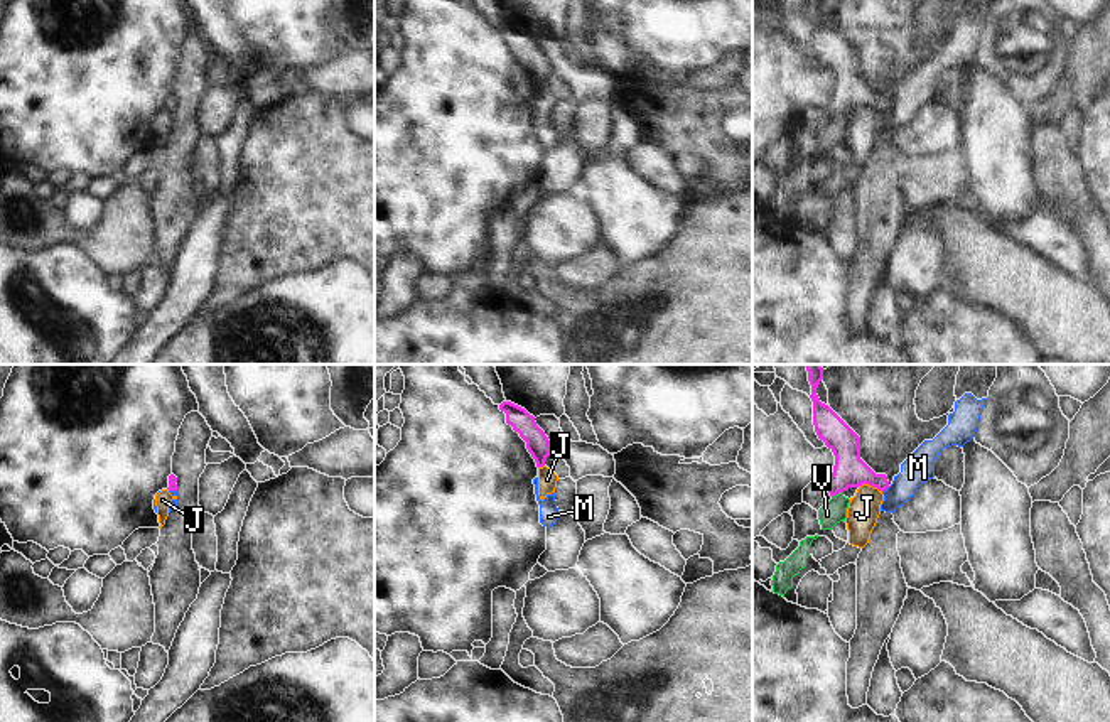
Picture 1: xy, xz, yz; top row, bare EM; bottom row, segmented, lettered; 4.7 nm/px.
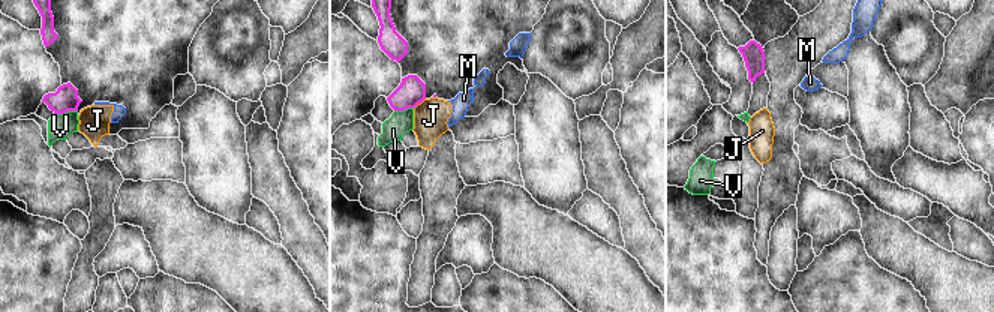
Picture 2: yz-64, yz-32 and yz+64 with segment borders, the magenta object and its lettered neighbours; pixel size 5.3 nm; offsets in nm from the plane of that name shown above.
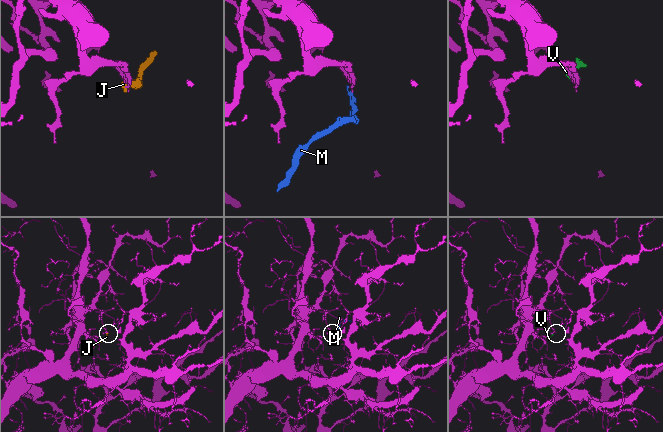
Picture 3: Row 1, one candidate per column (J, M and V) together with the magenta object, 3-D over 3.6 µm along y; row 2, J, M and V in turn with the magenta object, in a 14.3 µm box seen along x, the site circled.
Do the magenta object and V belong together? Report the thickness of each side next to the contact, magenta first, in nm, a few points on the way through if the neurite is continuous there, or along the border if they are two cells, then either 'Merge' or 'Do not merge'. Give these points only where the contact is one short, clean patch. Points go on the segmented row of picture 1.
Thickness 160 nm (magenta) against 110 nm. Boundary: yz (842, 491), (832, 498). Do not merge

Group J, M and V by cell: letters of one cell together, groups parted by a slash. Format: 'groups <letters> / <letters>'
groups J M / V

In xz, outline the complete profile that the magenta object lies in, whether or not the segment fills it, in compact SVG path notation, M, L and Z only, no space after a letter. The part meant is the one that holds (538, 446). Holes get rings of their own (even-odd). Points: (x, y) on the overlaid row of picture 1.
M503 401L499 410L506 413L506 423L526 442L526 449L535 459L536 467L543 467L552 445L545 432L536 425L535 417L511 401Z

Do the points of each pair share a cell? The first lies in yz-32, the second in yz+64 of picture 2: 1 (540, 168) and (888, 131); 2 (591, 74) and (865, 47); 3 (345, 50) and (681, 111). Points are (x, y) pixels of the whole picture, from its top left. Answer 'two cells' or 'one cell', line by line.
1: one cell
2: two cells
3: one cell

